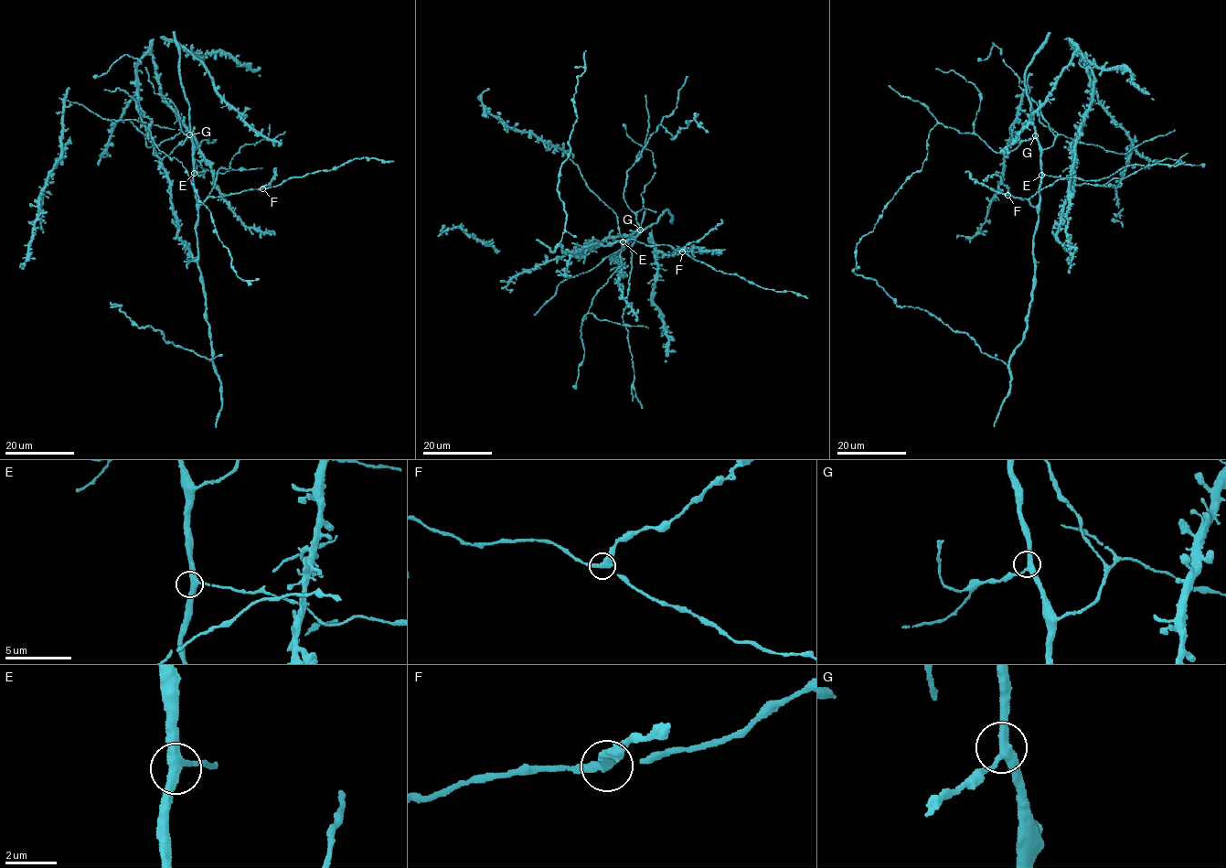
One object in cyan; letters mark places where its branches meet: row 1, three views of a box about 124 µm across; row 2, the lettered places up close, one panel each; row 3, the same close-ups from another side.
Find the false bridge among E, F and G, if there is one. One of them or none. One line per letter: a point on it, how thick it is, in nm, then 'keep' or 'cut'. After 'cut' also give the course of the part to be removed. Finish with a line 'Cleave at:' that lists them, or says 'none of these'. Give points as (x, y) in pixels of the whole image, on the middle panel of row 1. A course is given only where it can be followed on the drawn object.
E: at (623, 241); 360 nm thick; keep
F: at (682, 251); 340 nm thick; cut; foreign part runs (682, 251), (687, 244), (697, 241), (721, 222), (720, 219)
G: at (640, 230); 320 nm thick; keep
Cleave at: F

